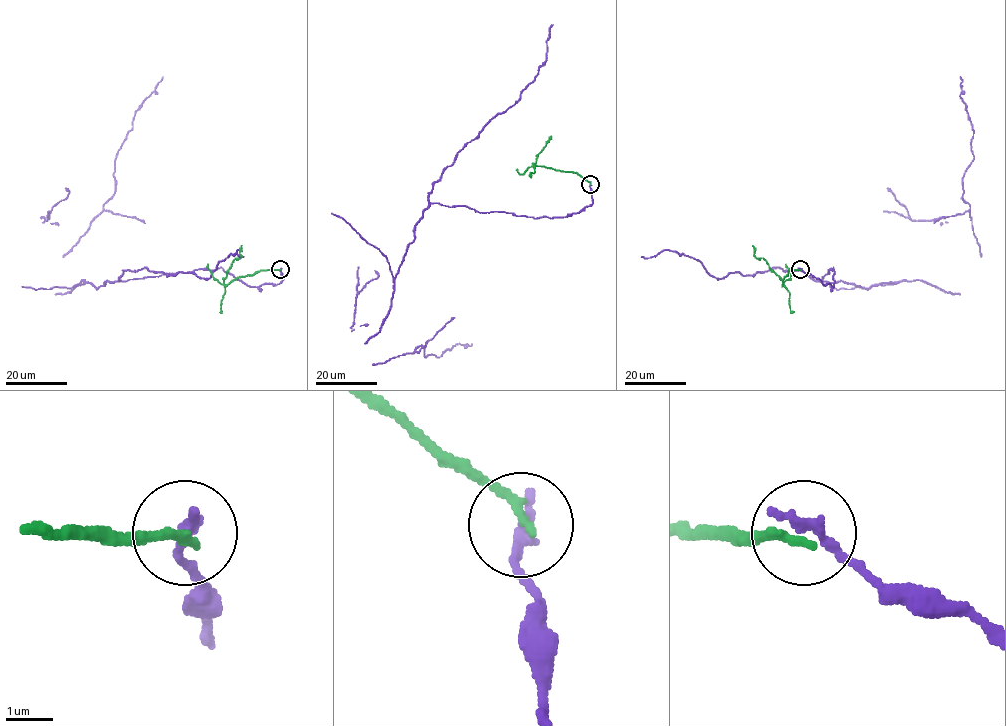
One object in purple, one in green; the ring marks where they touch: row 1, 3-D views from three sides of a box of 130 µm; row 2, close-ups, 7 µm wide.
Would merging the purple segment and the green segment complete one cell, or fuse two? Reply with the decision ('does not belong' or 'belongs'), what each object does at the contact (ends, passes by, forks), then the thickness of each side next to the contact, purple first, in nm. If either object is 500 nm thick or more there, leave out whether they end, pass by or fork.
does not belong; purple ends there; green ends there; 280 nm thick on the purple side, 200 nm on the other

